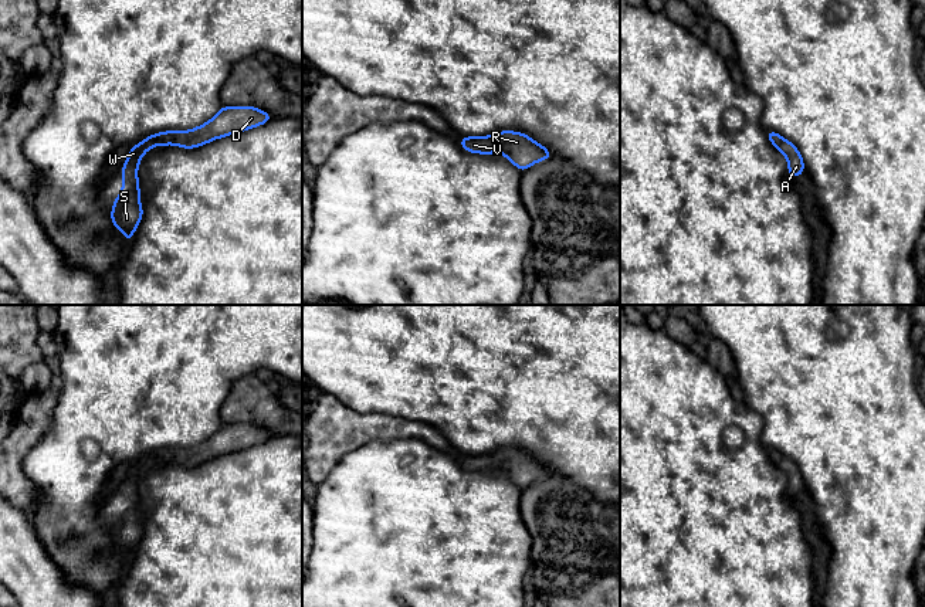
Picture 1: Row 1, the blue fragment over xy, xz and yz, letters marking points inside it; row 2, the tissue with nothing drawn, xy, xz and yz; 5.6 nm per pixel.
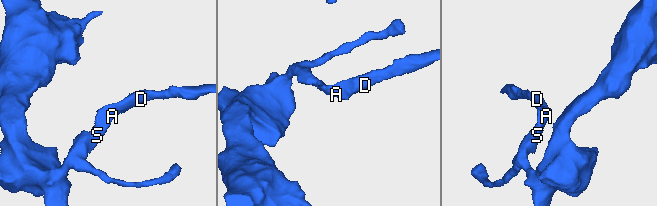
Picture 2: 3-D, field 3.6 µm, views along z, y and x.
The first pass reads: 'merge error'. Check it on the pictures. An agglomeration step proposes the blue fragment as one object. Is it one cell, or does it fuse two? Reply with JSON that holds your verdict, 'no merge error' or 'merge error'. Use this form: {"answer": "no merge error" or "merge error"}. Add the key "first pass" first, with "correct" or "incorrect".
{"first pass": "incorrect", "answer": "no merge error"}

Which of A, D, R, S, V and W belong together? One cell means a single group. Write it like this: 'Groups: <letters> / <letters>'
Groups: A D R S V W

